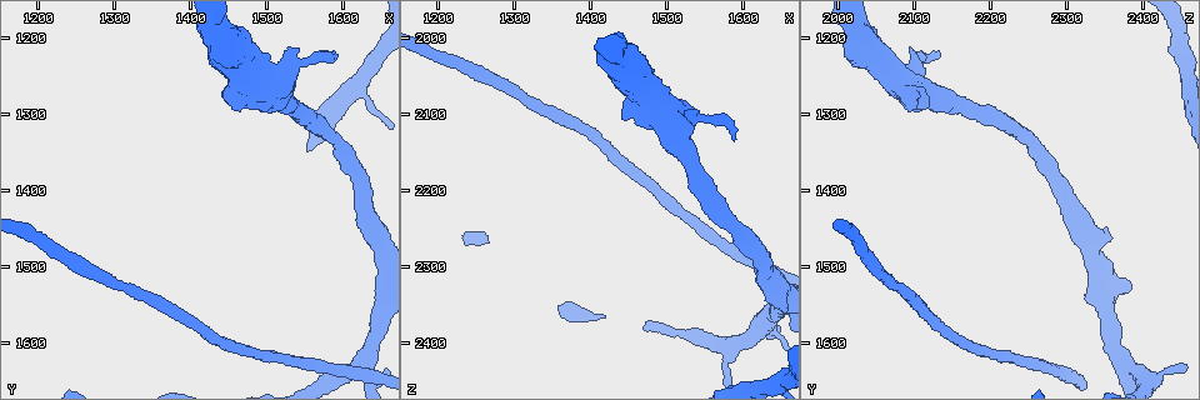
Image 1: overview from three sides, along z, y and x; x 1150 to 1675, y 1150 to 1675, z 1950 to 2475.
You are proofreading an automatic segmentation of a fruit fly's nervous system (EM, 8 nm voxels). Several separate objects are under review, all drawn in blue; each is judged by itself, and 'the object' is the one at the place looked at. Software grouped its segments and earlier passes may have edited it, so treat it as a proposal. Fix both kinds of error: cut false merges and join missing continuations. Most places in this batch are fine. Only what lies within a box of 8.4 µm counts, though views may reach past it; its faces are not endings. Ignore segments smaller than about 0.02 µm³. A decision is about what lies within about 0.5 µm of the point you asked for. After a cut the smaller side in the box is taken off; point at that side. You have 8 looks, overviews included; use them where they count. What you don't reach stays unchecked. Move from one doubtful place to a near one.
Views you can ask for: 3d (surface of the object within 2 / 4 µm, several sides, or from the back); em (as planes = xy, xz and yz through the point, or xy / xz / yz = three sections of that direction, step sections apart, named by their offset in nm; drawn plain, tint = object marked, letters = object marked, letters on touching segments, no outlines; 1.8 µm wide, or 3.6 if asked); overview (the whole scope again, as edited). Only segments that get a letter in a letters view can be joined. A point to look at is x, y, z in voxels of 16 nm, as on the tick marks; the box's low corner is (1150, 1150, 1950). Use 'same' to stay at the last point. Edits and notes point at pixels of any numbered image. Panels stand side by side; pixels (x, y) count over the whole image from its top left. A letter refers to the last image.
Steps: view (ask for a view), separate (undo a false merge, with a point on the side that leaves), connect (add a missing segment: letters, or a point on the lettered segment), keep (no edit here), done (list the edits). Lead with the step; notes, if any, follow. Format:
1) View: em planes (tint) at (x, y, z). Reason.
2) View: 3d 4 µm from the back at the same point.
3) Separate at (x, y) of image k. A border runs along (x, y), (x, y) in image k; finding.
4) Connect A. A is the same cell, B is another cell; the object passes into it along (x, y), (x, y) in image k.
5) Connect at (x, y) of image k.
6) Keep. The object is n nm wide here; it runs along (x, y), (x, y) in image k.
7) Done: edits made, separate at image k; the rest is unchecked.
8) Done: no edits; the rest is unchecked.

View: 3d 4 µm from the back at (1445, 1270, 2105). Thick end.

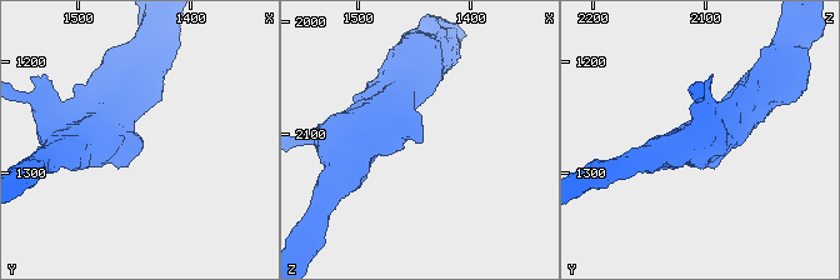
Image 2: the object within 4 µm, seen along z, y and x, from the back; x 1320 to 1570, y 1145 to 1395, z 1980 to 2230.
View: em 3.6 µm planes (letters) at (1444, 1270, 2106).

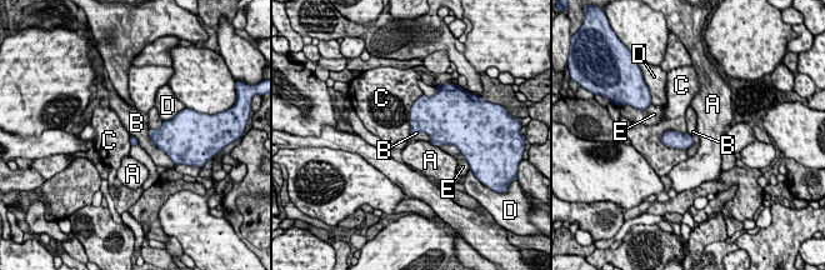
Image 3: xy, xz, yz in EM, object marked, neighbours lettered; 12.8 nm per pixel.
Keep. A, B, C, D and E are other cells; none of them fits.

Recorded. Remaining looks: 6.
View: 3d 2 µm at (1590, 1215, 2130). Free end.

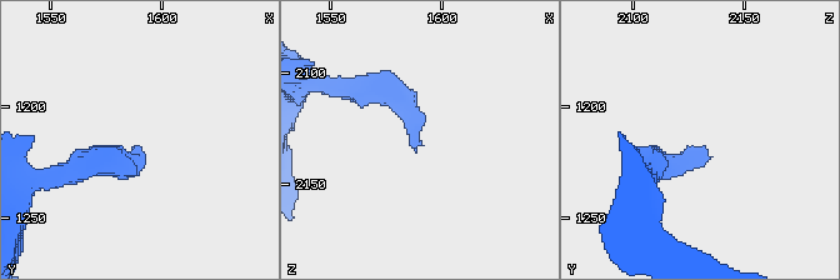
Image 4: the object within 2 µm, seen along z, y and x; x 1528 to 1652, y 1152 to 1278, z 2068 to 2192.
View: em planes (letters) at (1587, 1221, 2135). Now the EM.

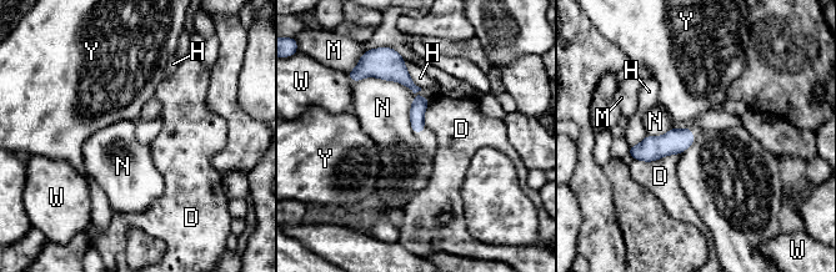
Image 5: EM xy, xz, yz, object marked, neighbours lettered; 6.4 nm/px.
Keep. D, H, M, N, W and Y are other cells; a border runs along (353, 81), (408, 86), (414, 134) in image 5; none of them fits.

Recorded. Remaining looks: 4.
View: 3d 2 µm at (1625, 1630, 2380). Branch point.

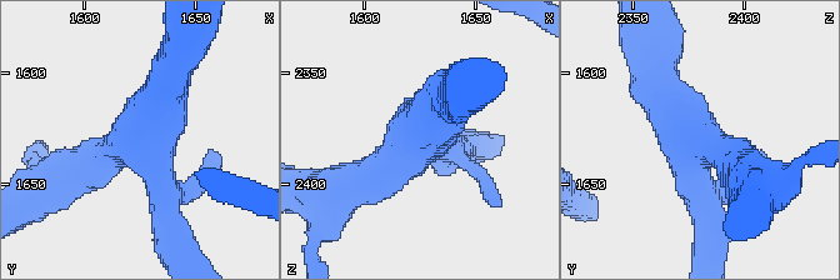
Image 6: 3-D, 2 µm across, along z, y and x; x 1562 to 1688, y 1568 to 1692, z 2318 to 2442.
View: em 3.6 µm planes (tint) at (1626, 1628, 2378).

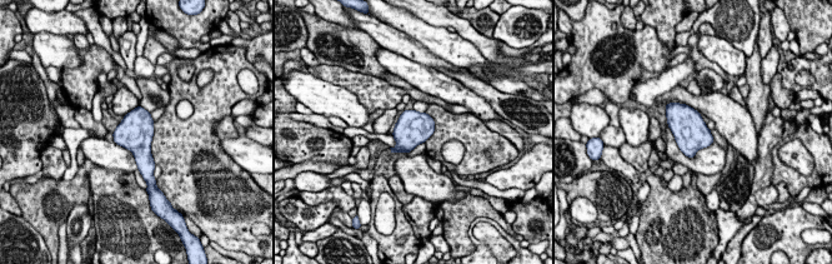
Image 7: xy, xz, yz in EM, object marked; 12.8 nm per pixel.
View: em 3.6 µm planes (letters) at the same point. See the neighbours.

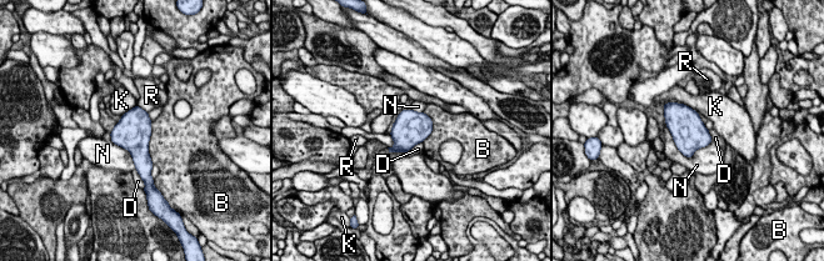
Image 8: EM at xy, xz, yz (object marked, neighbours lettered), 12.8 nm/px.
Keep. B, D, K, N and R are other cells; a border runs along (422, 141), (404, 154) in image 8; one neuron here.

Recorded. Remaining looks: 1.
Done: no edits; the rest is unchecked.

